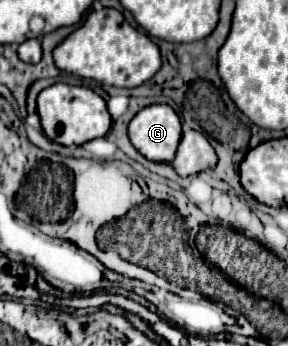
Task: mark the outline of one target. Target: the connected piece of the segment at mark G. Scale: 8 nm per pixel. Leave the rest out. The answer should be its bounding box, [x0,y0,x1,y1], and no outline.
[129,105,181,163]

